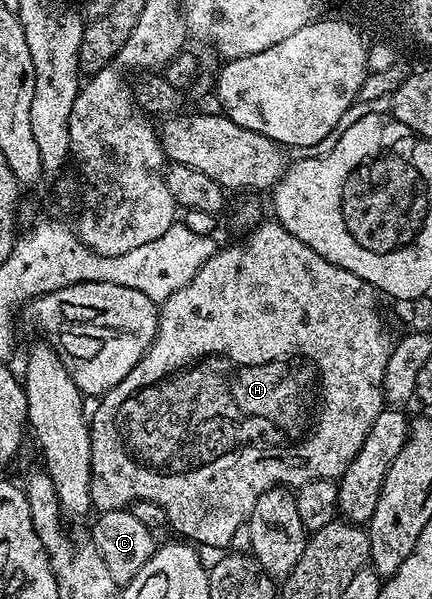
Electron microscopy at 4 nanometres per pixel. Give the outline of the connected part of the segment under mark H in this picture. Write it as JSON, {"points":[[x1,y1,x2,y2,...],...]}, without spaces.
{"points":[[276,218,262,219,261,223,246,236,249,237,246,238,245,244,229,244,226,248,225,245,218,247,217,251,211,254,211,258,207,258,207,262,203,262,203,266,199,266,199,272,191,278,191,282,187,282,187,286,175,290,175,294,171,294,171,298,160,301,157,313,157,333,151,342,151,346,145,351,143,358,139,358,139,362,131,370,131,374,127,374,127,378,123,378,123,382,119,382,110,392,105,393,96,401,97,409,94,412,92,409,91,419,89,420,89,437,91,438,91,502,98,513,128,509,136,500,155,502,159,506,163,506,168,527,170,529,173,527,181,535,178,537,184,538,197,546,228,549,235,530,246,524,255,502,259,502,259,494,278,486,288,486,290,489,296,490,312,480,319,478,337,480,343,475,347,466,351,466,355,454,359,454,363,442,367,442,367,434,371,434,371,426,375,426,375,418,379,418,381,409,386,407,383,378,395,340,394,337,389,337,389,328,385,325,384,318,381,317,381,304,377,301,379,299,377,289,363,278,351,274,351,270,343,270,343,266,335,266,335,262,327,262,327,258,315,254,315,250,311,250,311,246,307,246,307,242,299,242,299,238,295,238,295,234,287,231]]}

